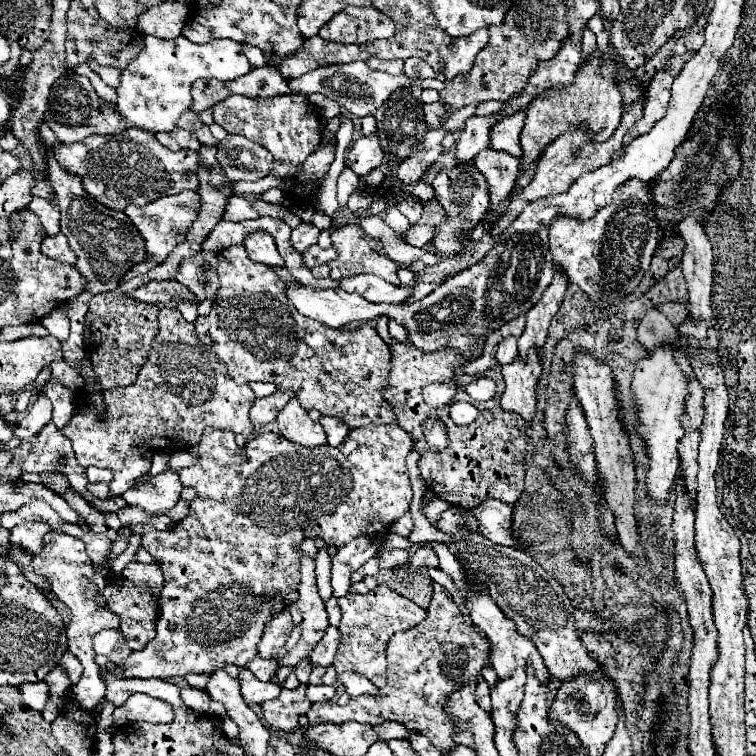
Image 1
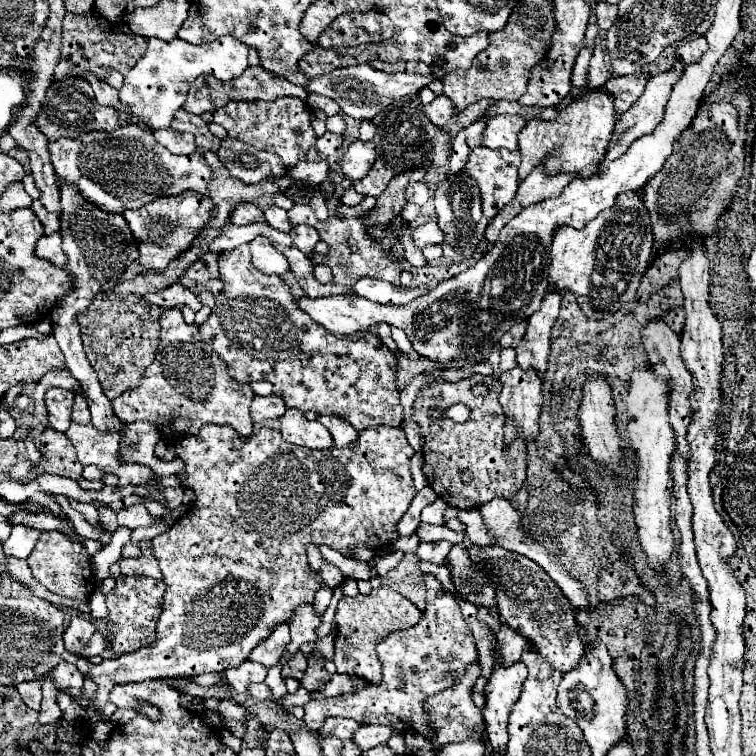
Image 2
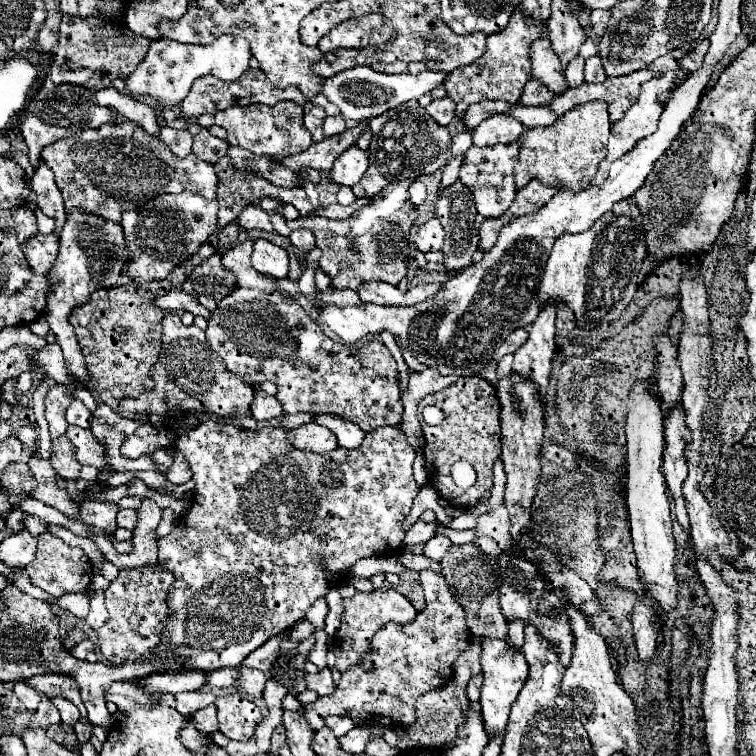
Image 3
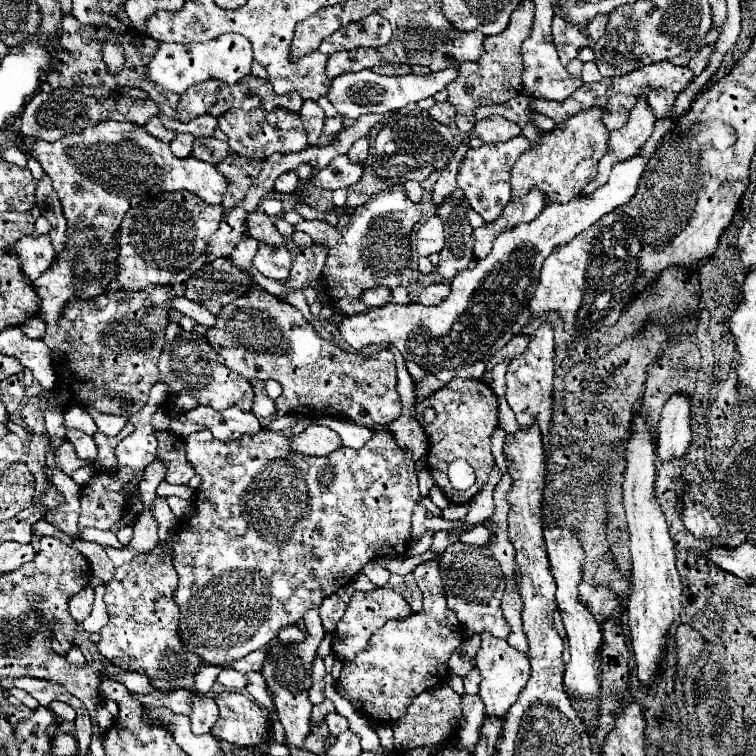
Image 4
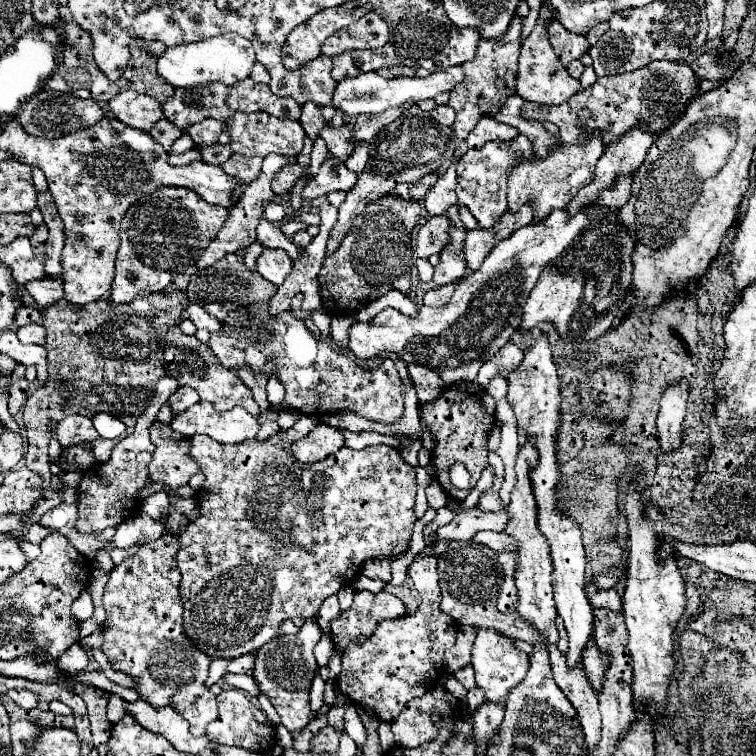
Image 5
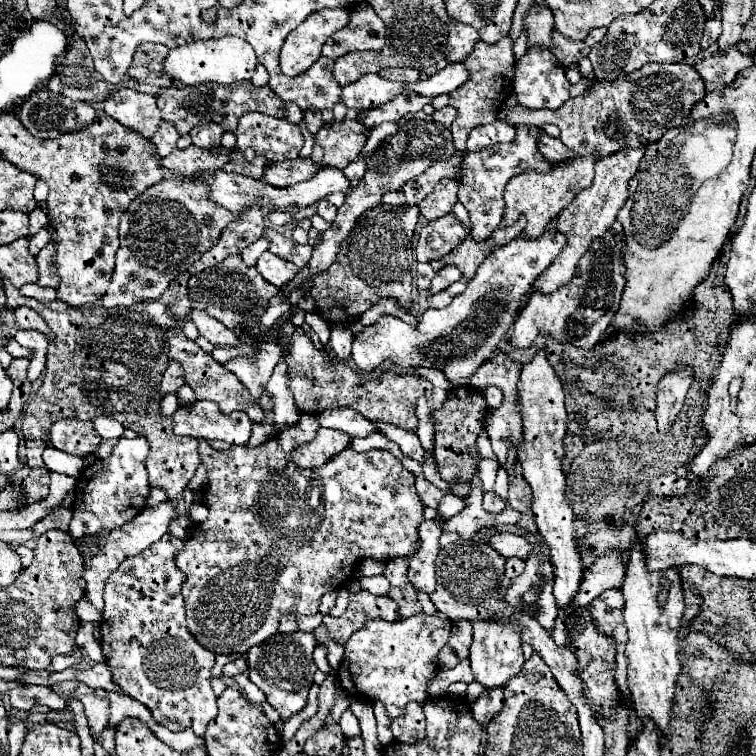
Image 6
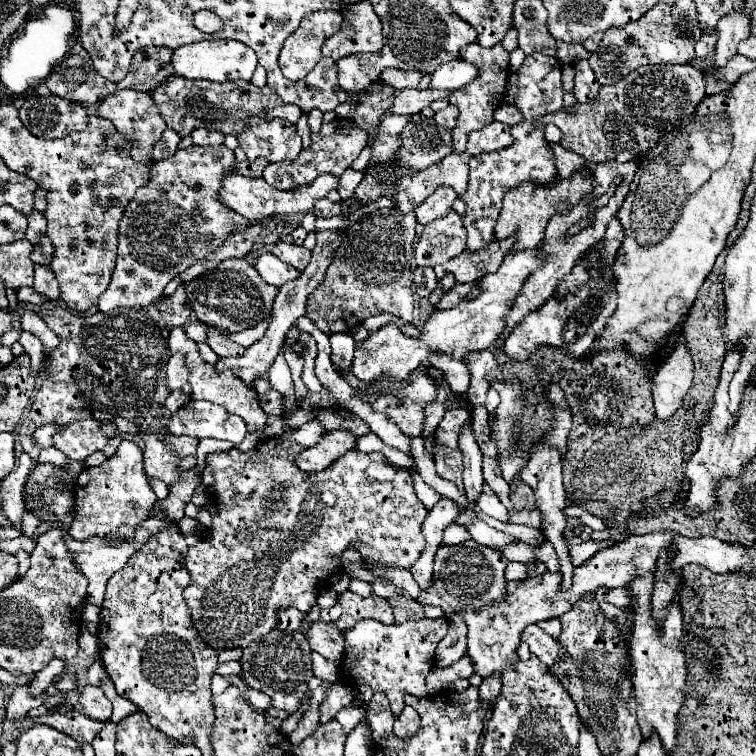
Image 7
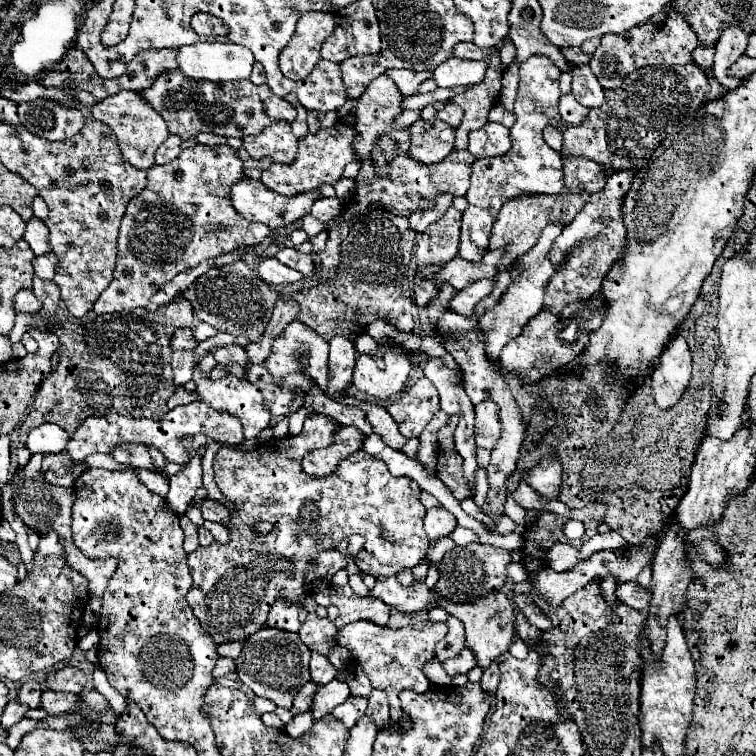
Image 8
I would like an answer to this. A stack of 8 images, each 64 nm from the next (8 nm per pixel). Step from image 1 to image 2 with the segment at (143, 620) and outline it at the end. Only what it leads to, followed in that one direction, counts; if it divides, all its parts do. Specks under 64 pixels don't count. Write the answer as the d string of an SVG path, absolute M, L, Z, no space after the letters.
M132 576L116 578L116 588L106 596L106 604L108 604L106 632L110 638L110 648L114 652L120 652L120 654L134 652L156 640L154 628L162 612L162 594L164 594L162 580L132 578Z

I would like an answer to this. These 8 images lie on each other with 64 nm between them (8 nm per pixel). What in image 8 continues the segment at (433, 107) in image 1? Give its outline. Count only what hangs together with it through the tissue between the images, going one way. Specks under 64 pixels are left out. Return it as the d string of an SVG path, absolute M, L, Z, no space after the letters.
M448 102L442 110L436 112L436 118L450 124L452 128L456 128L460 124L460 120L462 120L462 108L458 104L454 104L454 102Z

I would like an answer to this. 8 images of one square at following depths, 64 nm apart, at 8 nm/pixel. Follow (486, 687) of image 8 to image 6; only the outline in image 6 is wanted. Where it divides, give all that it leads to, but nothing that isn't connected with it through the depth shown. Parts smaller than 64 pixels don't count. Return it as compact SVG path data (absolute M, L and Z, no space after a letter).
M484 690L484 694L472 704L472 716L482 728L488 728L490 722L496 718L496 714L502 710L502 706L504 706L502 690L500 692Z

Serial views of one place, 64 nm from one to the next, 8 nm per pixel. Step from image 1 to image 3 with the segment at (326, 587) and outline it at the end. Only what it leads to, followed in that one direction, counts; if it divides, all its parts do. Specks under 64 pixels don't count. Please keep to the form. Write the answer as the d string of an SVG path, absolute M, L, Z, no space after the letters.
M318 598L318 600L312 604L312 608L308 610L306 618L308 618L316 628L324 628L324 618L326 618L326 614L328 614L328 602L326 602L326 598Z

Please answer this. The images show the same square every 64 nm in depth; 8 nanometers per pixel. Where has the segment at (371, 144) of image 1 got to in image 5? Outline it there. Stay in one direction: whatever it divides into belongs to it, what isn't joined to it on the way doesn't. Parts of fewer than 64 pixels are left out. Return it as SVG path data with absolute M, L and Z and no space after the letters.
M328 158L320 172L306 184L302 196L304 198L316 198L316 196L326 196L330 192L345 191L347 192L356 184L358 174L348 170L346 164L338 158Z

